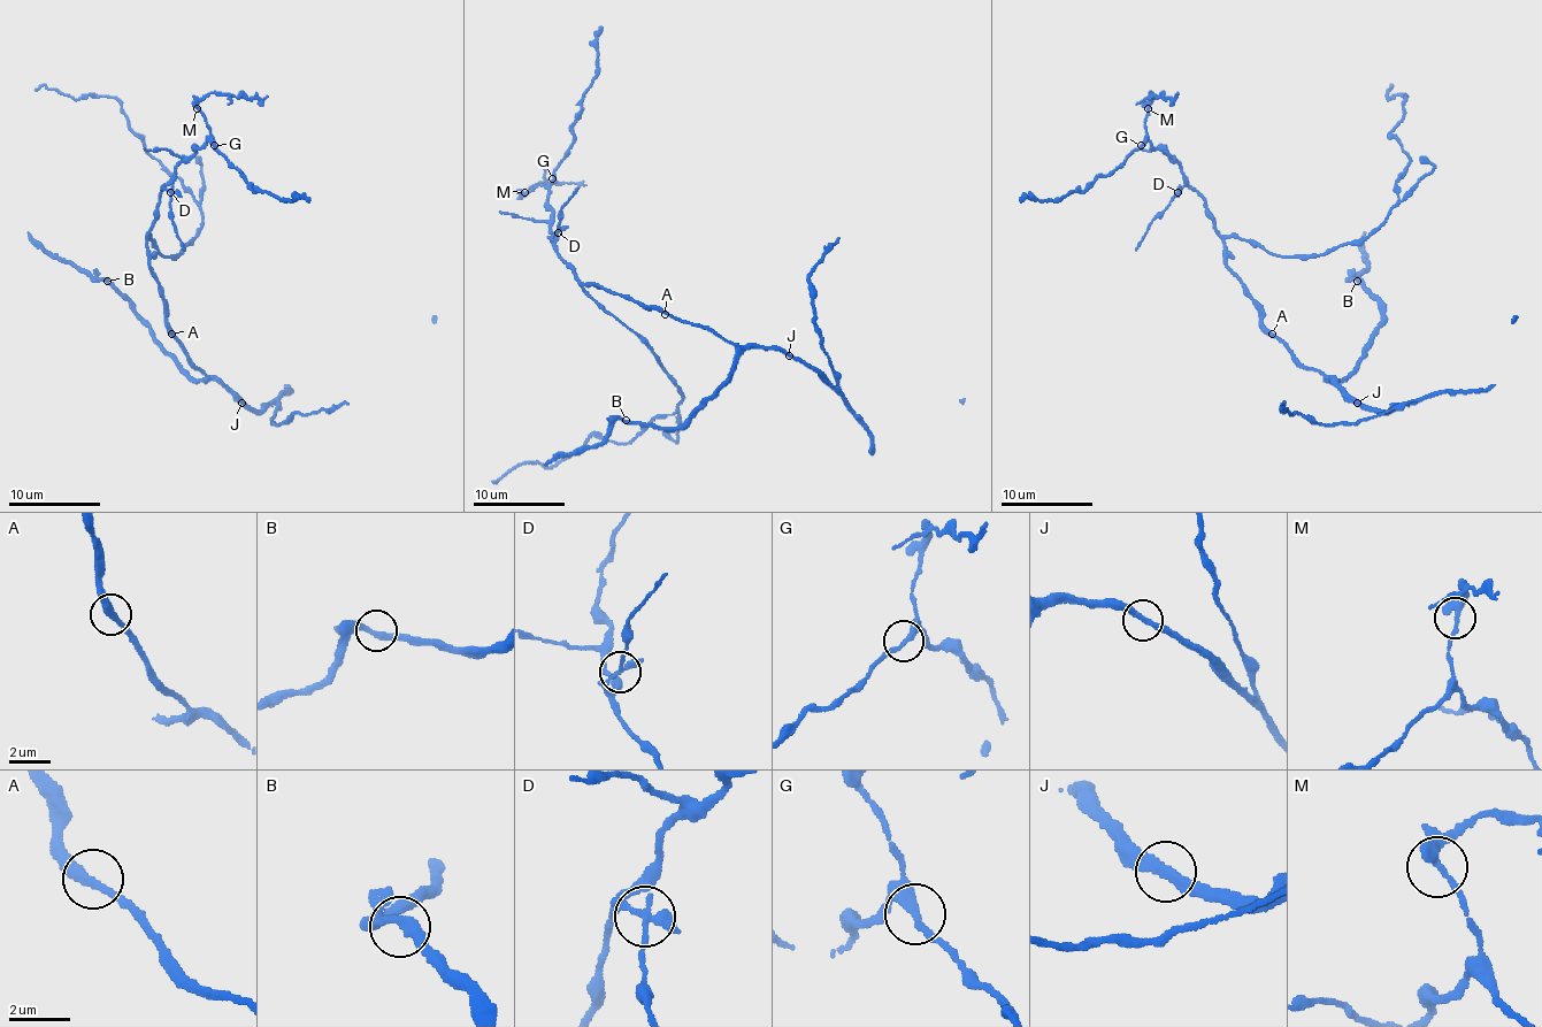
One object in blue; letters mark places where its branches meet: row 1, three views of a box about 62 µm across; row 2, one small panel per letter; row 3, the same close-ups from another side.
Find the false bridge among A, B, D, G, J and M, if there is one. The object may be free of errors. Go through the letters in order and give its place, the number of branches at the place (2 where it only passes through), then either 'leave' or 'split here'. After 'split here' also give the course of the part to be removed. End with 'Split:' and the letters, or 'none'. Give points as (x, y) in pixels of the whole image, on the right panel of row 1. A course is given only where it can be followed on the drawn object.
A: (1272, 334) | 2 | leave
B: (1357, 281) | 2 | leave
D: (1178, 192) | 2 | split here | (1178, 191), (1136, 251)
G: (1141, 145) | 2 | leave
J: (1357, 403) | 2 | leave
M: (1148, 108) | 2 | leave
Split: D

